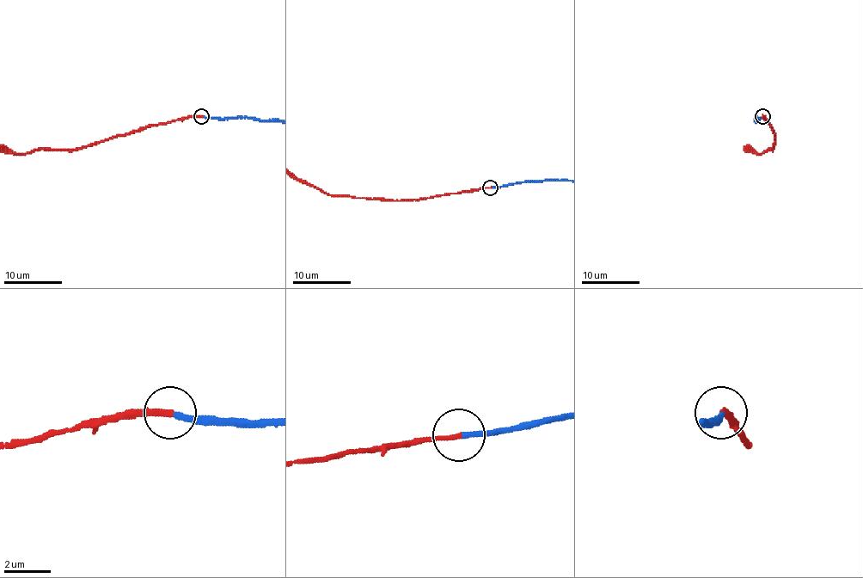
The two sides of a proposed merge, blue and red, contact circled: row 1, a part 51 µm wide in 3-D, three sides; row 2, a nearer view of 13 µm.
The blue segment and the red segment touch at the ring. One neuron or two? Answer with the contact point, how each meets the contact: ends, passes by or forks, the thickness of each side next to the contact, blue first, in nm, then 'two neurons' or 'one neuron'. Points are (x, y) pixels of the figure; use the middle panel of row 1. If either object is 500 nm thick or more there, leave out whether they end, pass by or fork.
at (490, 187); blue ends there; red ends there; 240 nm thick on the blue side, 240 nm on the other; one neuron

